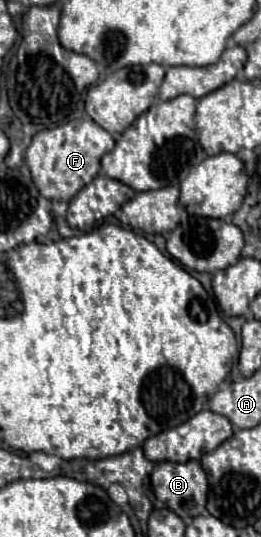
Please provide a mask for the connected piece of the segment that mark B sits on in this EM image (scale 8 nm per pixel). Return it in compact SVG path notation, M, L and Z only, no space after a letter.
M198 460L184 464L158 462L150 480L156 500L166 504L180 518L196 518L206 512L208 476Z

